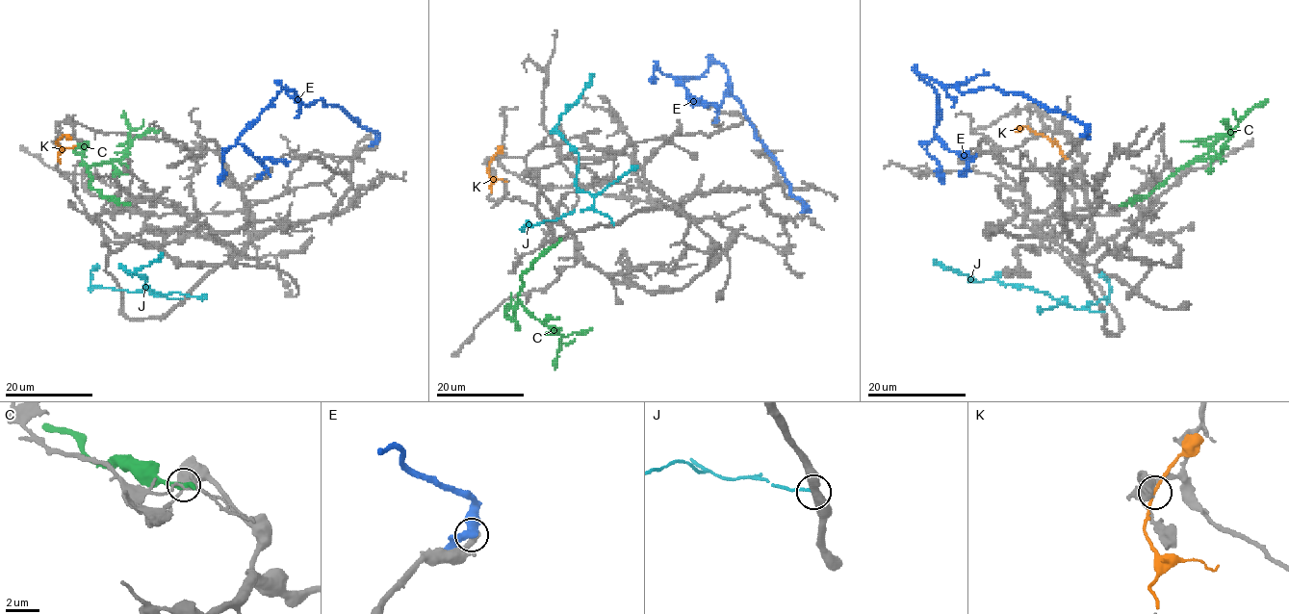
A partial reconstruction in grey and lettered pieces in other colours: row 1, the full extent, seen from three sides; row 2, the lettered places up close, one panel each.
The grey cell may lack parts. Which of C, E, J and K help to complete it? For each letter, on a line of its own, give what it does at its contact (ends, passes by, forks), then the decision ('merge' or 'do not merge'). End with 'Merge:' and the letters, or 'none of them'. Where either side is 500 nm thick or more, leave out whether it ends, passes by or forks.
C: it passes by; do not merge
E: do not merge
J: it ends there; do not merge
K: merge
Merge: K

